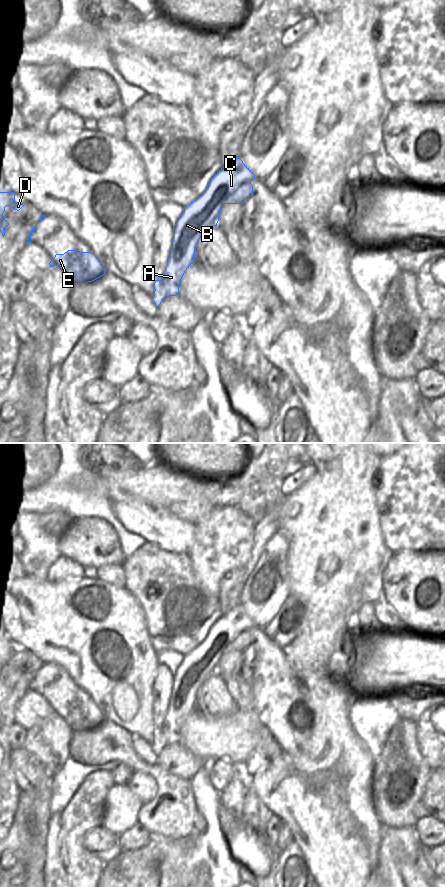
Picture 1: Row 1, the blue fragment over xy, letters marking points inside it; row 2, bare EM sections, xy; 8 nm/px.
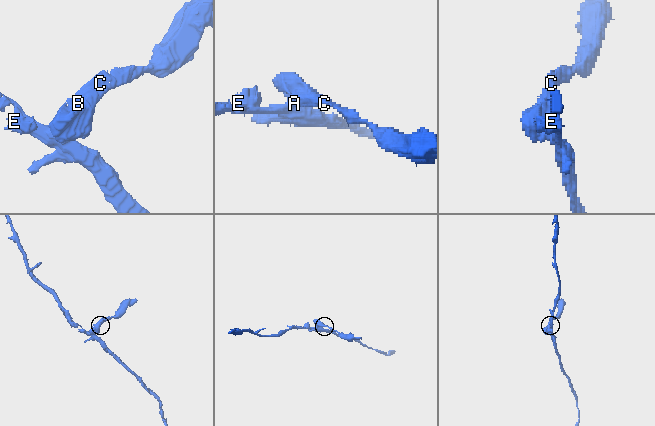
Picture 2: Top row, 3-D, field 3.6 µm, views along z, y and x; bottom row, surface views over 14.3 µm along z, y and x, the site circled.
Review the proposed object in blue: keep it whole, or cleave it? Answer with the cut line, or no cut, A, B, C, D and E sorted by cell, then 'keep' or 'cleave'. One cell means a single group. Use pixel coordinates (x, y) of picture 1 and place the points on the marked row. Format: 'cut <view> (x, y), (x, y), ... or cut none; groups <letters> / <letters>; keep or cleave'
cut xy (161, 279), (163, 290), (168, 296); groups A B C / D E; cleave

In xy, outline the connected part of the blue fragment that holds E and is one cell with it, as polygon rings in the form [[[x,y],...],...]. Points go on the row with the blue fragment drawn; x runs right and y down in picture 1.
[[[68,250],[51,258],[50,267],[58,266],[69,278],[71,285],[86,284],[105,274],[105,269],[91,252]]]

